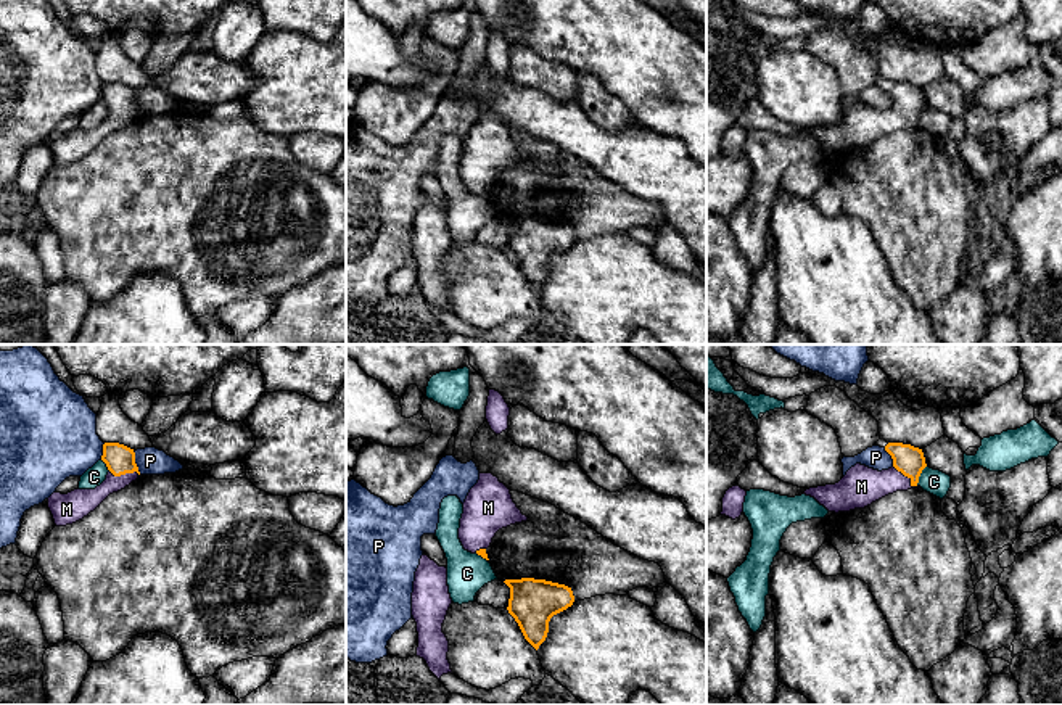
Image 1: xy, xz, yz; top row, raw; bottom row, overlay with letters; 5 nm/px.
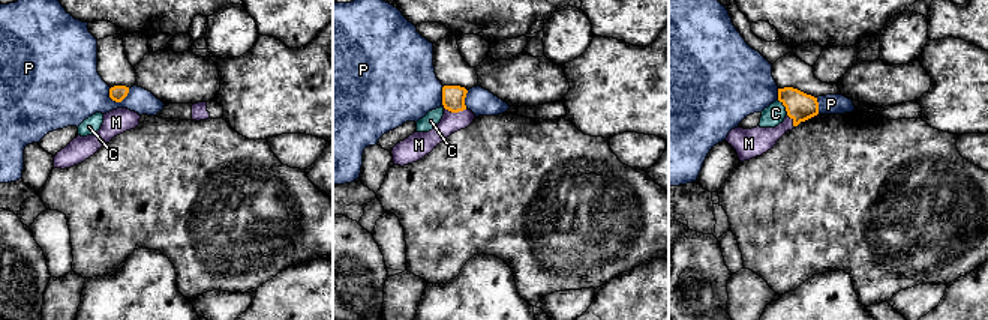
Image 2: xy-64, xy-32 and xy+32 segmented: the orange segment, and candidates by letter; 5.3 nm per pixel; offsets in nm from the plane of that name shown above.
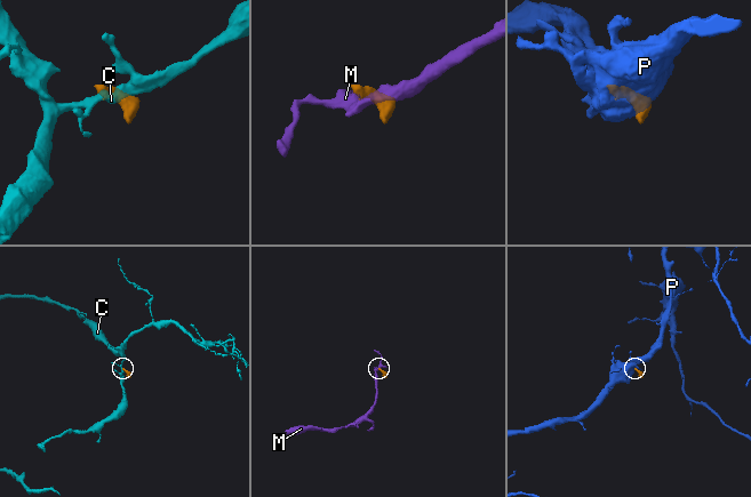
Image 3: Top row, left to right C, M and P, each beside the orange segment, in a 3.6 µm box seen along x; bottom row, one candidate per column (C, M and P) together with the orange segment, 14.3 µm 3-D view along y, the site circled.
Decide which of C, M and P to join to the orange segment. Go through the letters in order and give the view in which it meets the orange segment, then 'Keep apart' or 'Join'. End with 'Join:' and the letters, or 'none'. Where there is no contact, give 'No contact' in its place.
C: Touches orange in yz. Keep apart
M: Touches orange in xy. Join
P: Touches orange in xy. Keep apart
Join: M

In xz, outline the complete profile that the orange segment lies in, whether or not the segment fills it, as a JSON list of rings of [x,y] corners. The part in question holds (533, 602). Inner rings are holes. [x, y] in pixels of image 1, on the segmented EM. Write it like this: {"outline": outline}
{"outline": [[[534,578],[504,583],[510,588],[507,610],[525,639],[537,650],[547,637],[550,618],[573,605],[573,591],[565,584]]]}

